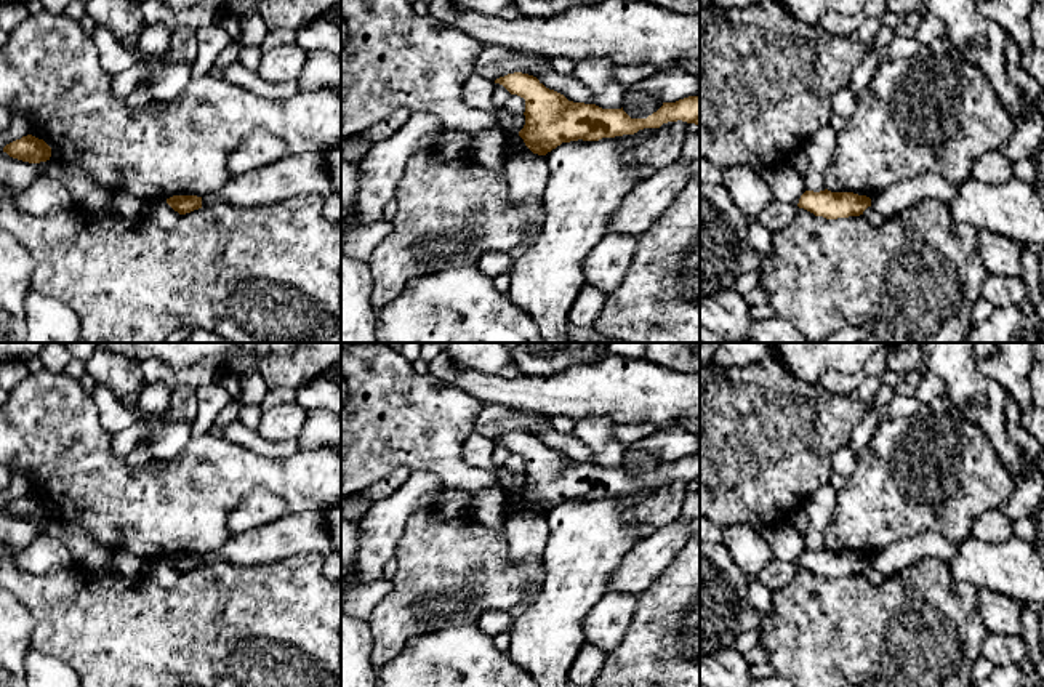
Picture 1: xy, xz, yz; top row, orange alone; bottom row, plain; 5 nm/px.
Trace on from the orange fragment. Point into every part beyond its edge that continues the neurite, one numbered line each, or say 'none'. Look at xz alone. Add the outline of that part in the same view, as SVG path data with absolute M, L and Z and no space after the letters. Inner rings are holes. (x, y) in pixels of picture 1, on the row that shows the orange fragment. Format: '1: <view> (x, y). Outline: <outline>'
none

